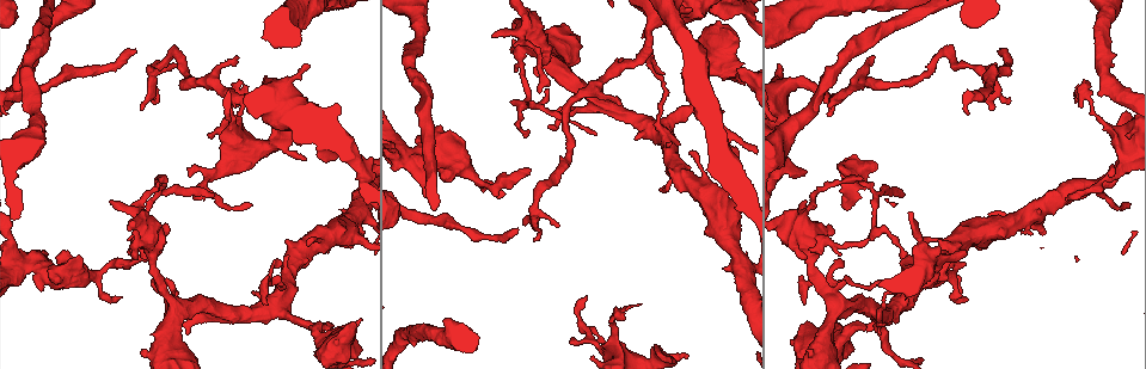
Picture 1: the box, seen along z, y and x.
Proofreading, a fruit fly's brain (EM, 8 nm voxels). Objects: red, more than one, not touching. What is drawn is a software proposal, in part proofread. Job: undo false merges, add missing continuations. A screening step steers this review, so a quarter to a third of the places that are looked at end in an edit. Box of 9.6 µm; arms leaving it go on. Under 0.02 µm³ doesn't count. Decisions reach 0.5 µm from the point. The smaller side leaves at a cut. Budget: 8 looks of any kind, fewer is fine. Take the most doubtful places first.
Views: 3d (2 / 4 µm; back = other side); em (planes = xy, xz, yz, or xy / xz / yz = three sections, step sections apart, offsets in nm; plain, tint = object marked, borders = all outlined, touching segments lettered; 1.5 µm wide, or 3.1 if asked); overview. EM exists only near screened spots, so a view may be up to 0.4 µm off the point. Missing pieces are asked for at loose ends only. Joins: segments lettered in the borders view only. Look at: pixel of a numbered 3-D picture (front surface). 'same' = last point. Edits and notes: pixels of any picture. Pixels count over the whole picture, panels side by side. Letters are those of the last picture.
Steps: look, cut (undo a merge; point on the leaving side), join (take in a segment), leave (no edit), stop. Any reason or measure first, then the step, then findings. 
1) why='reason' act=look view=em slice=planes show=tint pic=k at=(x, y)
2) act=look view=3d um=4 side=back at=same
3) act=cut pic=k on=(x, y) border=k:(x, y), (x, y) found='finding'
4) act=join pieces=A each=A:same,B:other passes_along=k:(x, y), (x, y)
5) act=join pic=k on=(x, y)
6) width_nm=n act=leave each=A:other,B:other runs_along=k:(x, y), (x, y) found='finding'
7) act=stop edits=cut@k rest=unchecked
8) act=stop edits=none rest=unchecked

why='an open end' act=look view=em slice=xy step=8 show=tint pic=1 at=(515, 229)

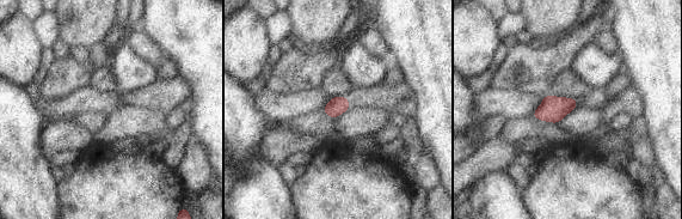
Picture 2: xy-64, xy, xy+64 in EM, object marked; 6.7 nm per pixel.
why='another direction' act=look view=em slice=planes show=borders at=same

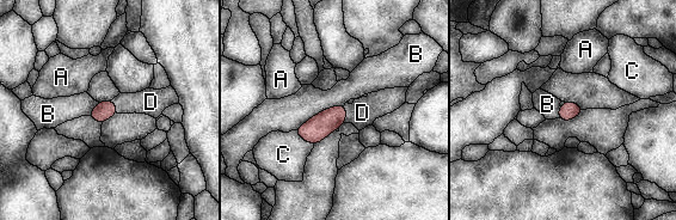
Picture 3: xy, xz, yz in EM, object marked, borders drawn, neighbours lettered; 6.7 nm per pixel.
longest_contact=B:380nm act=join pieces=D each=A:other,B:other,C:other,D:same found='it goes on there'

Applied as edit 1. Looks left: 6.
why='thin end' act=look view=em slice=xz step=4 show=borders pic=1 at=(530, 170)

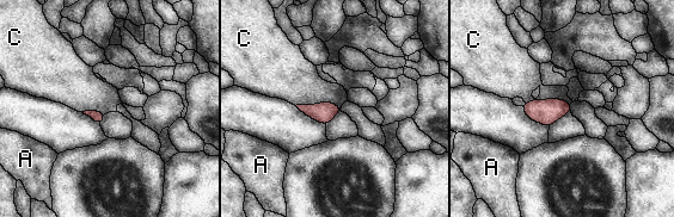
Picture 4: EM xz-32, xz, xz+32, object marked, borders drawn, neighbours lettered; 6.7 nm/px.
act=leave each=A:other,C:other border=4:(570, 101), (533, 99), (525, 103) found='none of them fits'

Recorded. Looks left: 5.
why='sharp bend' act=look view=3d um=4 pic=1 at=(534, 43)

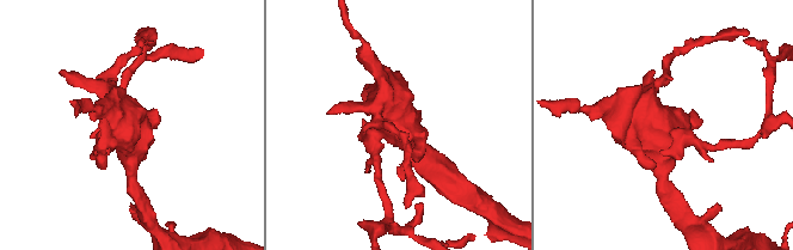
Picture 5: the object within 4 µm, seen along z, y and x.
act=look view=em slice=planes show=tint pic=5 at=(663, 141)

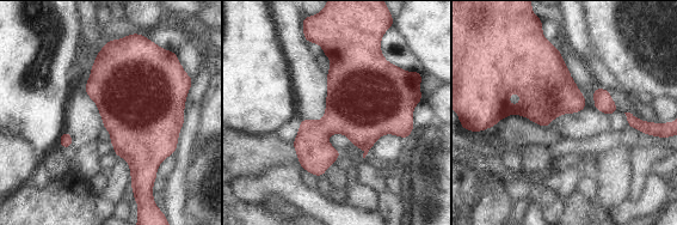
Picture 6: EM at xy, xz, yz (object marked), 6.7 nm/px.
why='what lies round it' act=look view=em slice=planes show=borders at=same

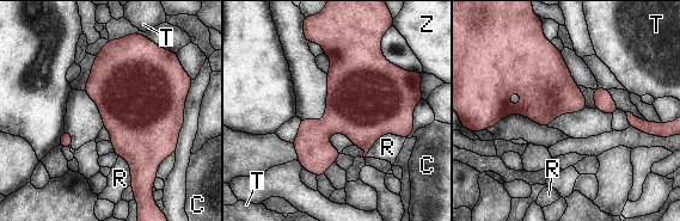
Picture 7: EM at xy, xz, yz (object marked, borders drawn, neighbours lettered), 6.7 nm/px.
width_nm=550 act=leave each=C:other,R:other,T:other,Z:other border=7:(405, 137), (383, 134), (365, 158) found='one neuron here'

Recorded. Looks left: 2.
act=stop edits=join@3 rest=unchecked

